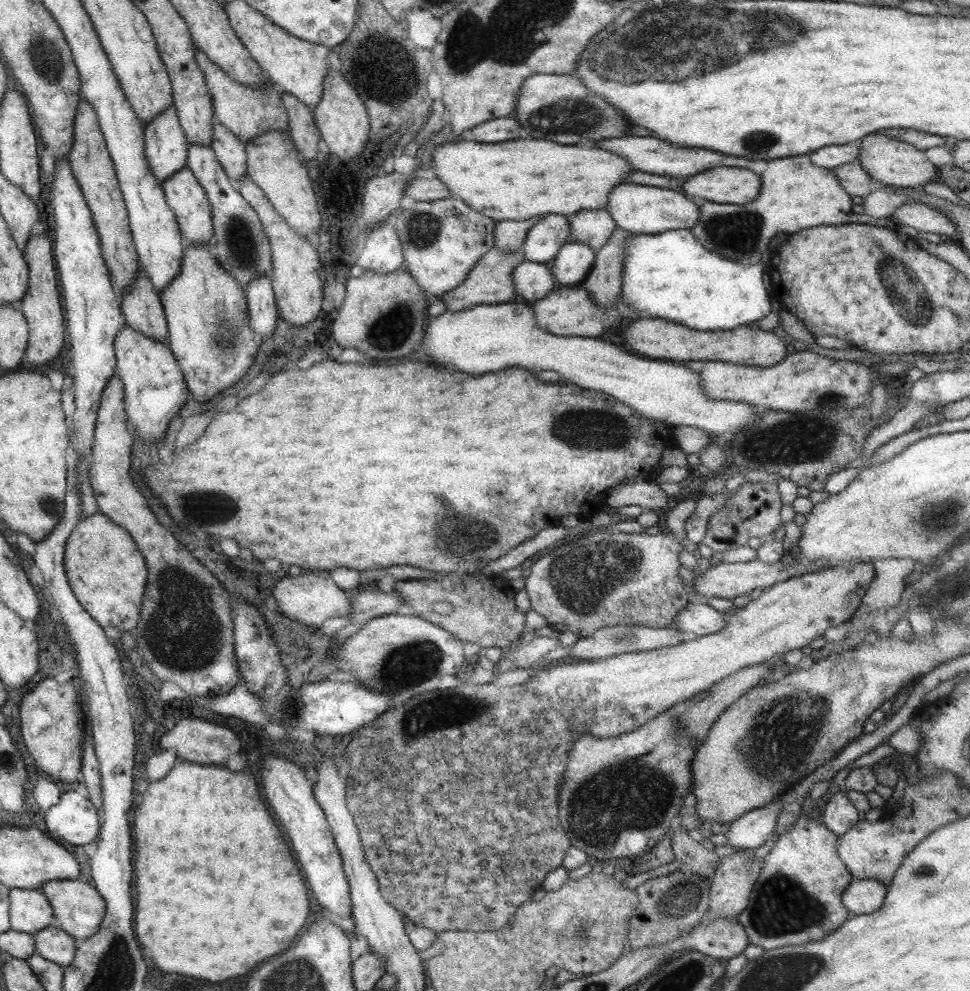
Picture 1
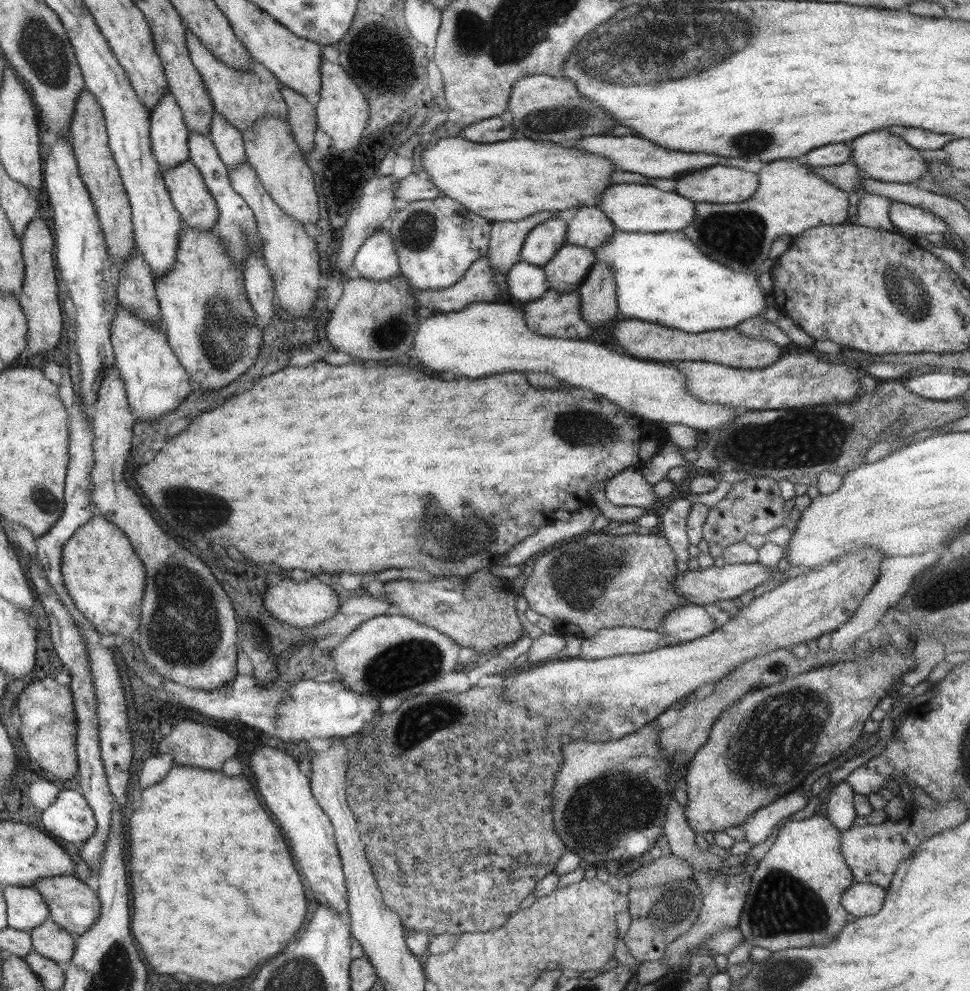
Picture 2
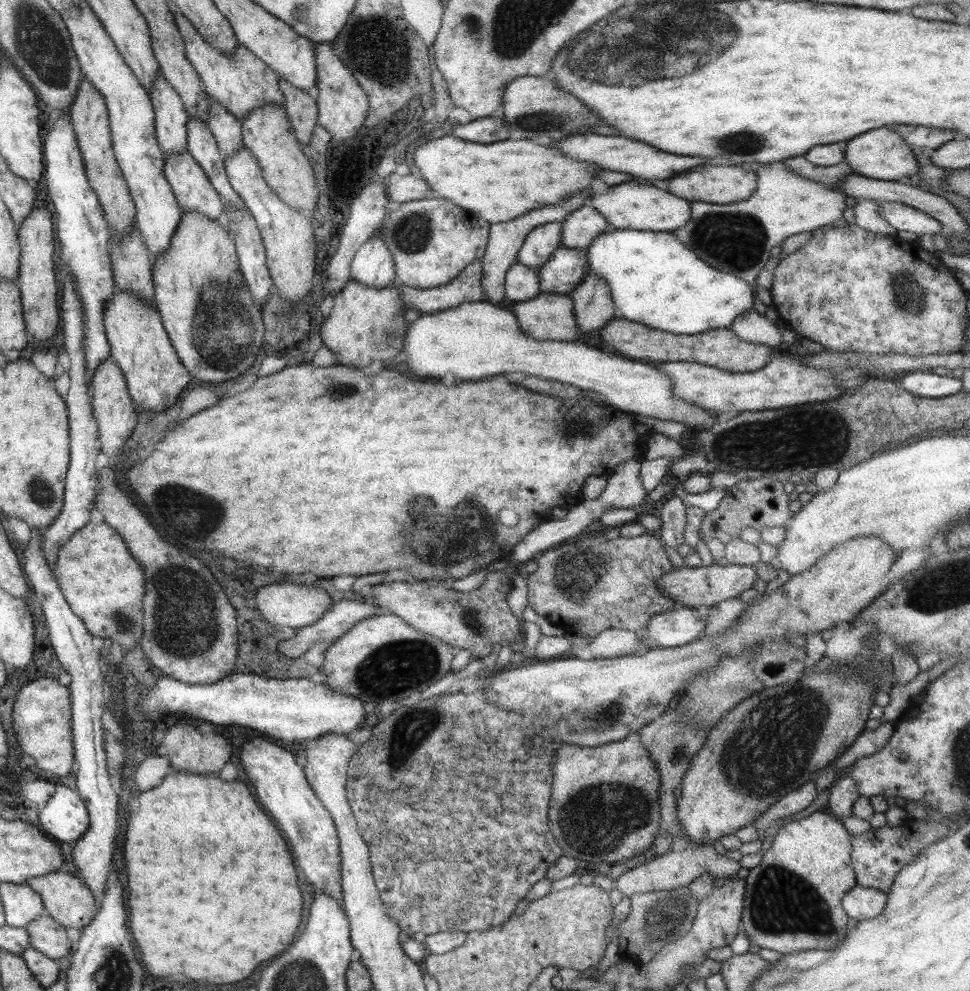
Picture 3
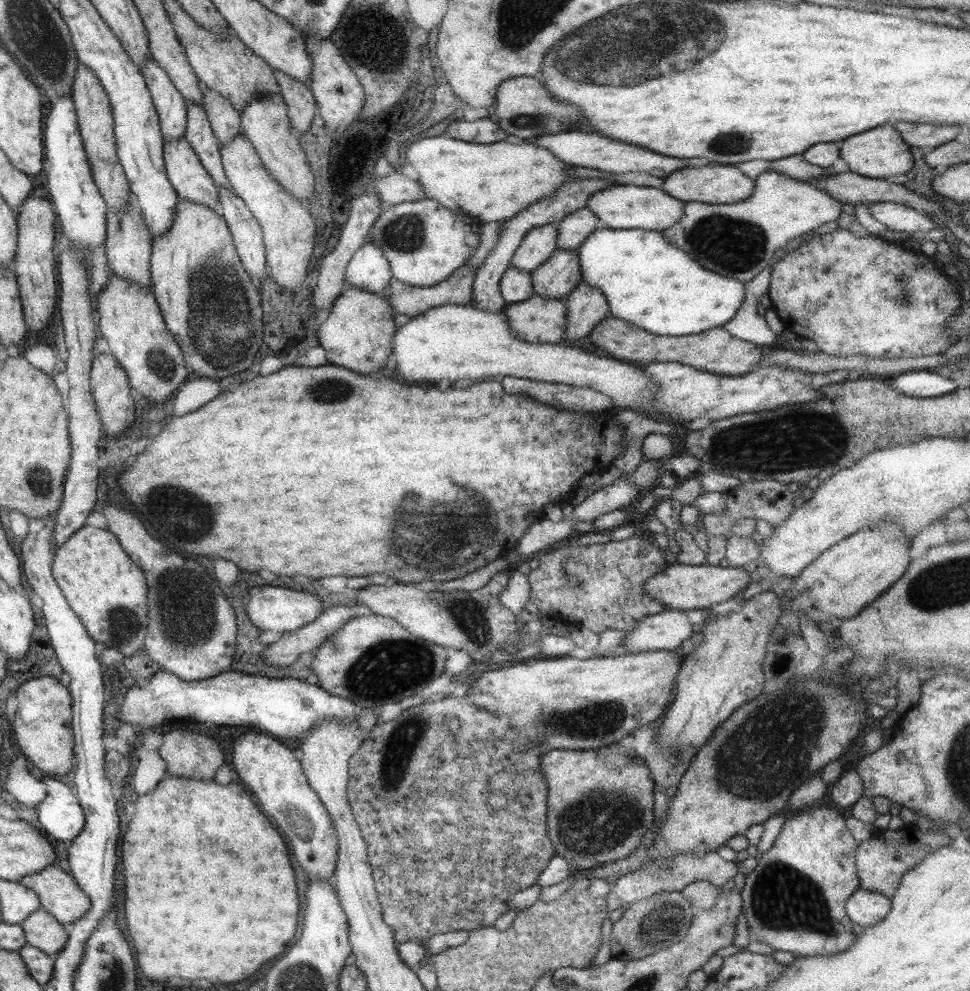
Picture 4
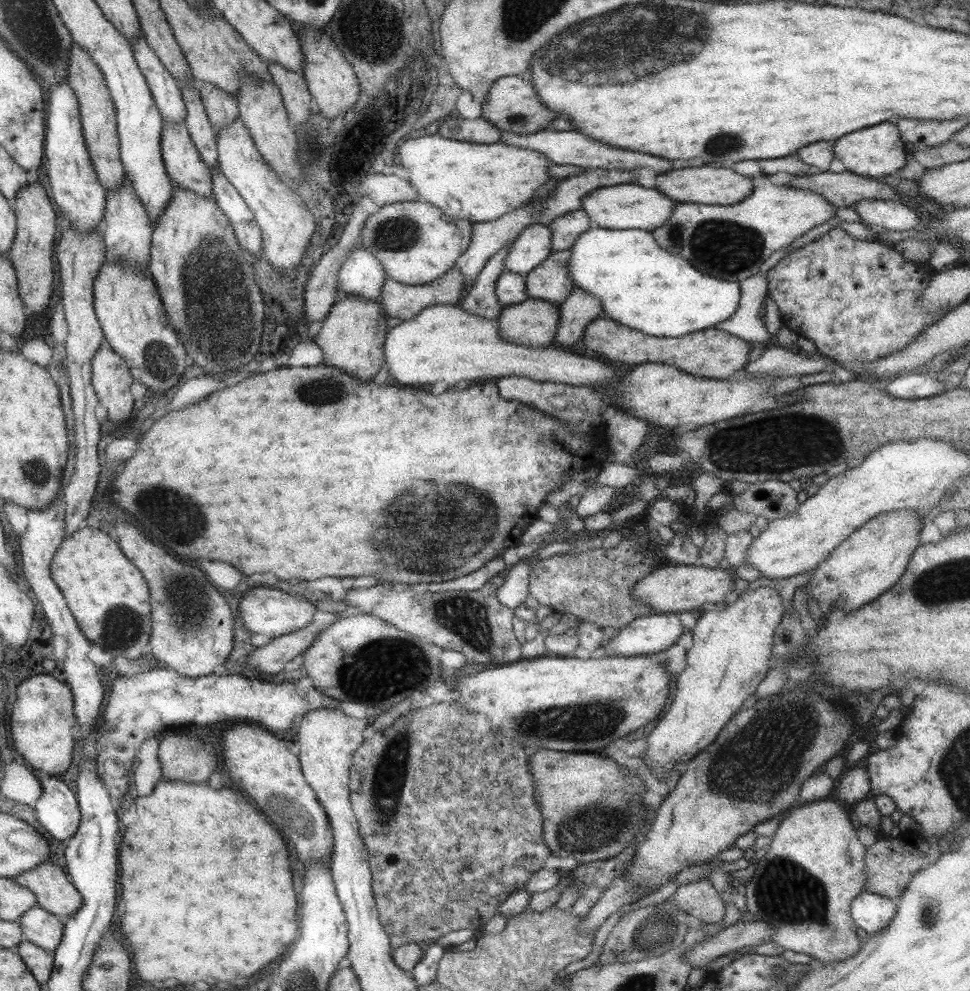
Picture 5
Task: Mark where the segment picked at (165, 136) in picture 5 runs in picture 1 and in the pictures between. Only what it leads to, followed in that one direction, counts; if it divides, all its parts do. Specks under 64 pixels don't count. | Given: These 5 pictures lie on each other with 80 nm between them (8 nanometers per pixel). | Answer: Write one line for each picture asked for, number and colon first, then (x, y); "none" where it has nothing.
1: (184, 196)
2: (189, 195)
3: (193, 192)
4: (189, 179)

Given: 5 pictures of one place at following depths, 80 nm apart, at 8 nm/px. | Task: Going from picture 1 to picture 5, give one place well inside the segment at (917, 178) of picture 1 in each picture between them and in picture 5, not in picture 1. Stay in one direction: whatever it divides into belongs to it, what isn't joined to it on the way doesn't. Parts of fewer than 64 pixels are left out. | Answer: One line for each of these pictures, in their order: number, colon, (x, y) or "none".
2: (880, 155)
3: (881, 154)
4: (880, 153)
5: (876, 151)

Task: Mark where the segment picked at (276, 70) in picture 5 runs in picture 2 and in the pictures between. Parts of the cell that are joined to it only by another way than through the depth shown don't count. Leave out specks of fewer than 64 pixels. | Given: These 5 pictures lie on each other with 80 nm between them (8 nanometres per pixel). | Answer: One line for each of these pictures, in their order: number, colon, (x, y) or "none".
2: (301, 116)
3: (301, 110)
4: (299, 101)

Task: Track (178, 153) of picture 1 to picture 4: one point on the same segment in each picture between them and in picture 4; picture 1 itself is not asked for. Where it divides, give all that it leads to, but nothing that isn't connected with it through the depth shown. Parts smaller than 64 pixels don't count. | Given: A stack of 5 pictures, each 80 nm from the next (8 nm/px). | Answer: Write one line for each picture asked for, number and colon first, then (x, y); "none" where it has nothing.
2: (168, 133)
3: (170, 118)
4: (170, 106)

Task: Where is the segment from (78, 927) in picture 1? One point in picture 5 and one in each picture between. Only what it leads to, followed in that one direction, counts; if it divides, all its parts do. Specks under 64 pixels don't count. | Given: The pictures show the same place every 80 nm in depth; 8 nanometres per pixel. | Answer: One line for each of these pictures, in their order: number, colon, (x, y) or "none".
2: (73, 905)
3: (66, 899)
4: (58, 894)
5: (54, 892)

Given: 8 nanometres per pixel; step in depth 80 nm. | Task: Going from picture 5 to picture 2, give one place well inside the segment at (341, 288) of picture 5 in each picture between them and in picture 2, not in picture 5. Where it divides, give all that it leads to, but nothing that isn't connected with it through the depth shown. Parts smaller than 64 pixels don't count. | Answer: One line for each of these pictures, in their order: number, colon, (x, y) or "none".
2: (376, 260)
3: (371, 265)
4: (367, 269)

